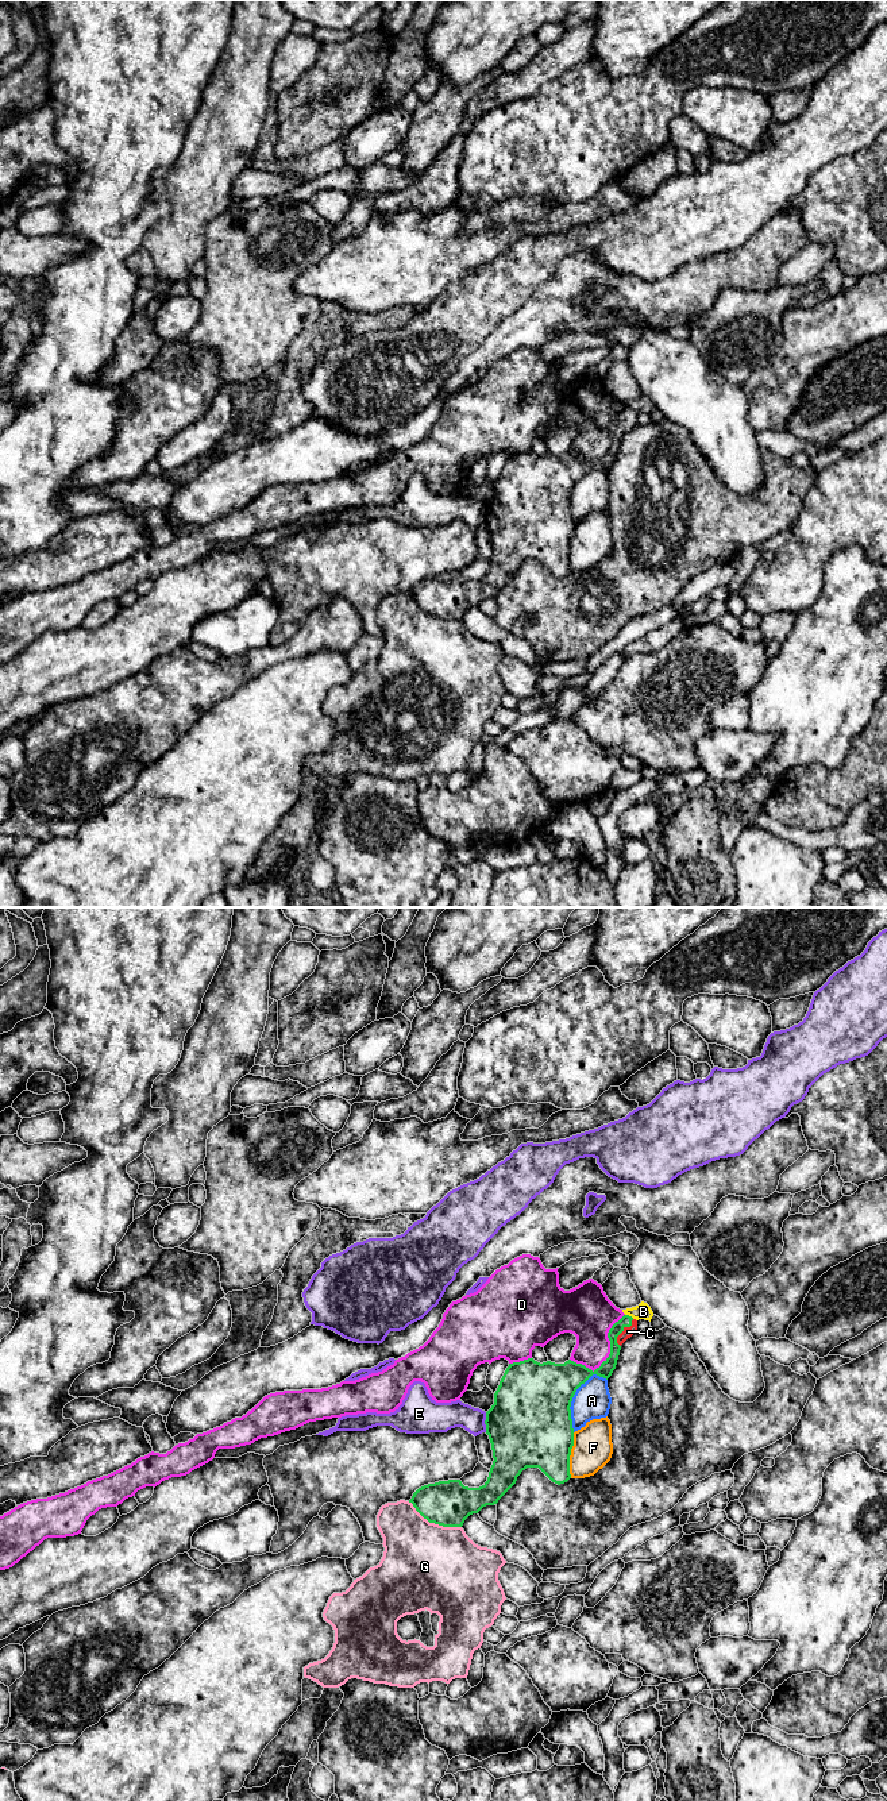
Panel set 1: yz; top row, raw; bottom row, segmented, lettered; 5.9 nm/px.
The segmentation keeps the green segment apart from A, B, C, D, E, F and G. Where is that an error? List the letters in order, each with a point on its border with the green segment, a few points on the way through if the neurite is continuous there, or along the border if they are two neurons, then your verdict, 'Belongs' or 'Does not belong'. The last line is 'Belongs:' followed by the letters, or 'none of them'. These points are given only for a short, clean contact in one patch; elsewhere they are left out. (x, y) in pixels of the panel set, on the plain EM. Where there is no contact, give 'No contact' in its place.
A: Touches green at yz (573, 489). Does not belong
B: Touches green at yz (628, 408). Does not belong
C: Touches green at yz (623, 423). Belongs
D: Touches green at yz (609, 447). Does not belong
E: Touches green at yz (485, 515). Does not belong
F: Touches green at yz (570, 547). Does not belong
G: Touches green at yz (434, 614). Does not belong
Belongs: C

